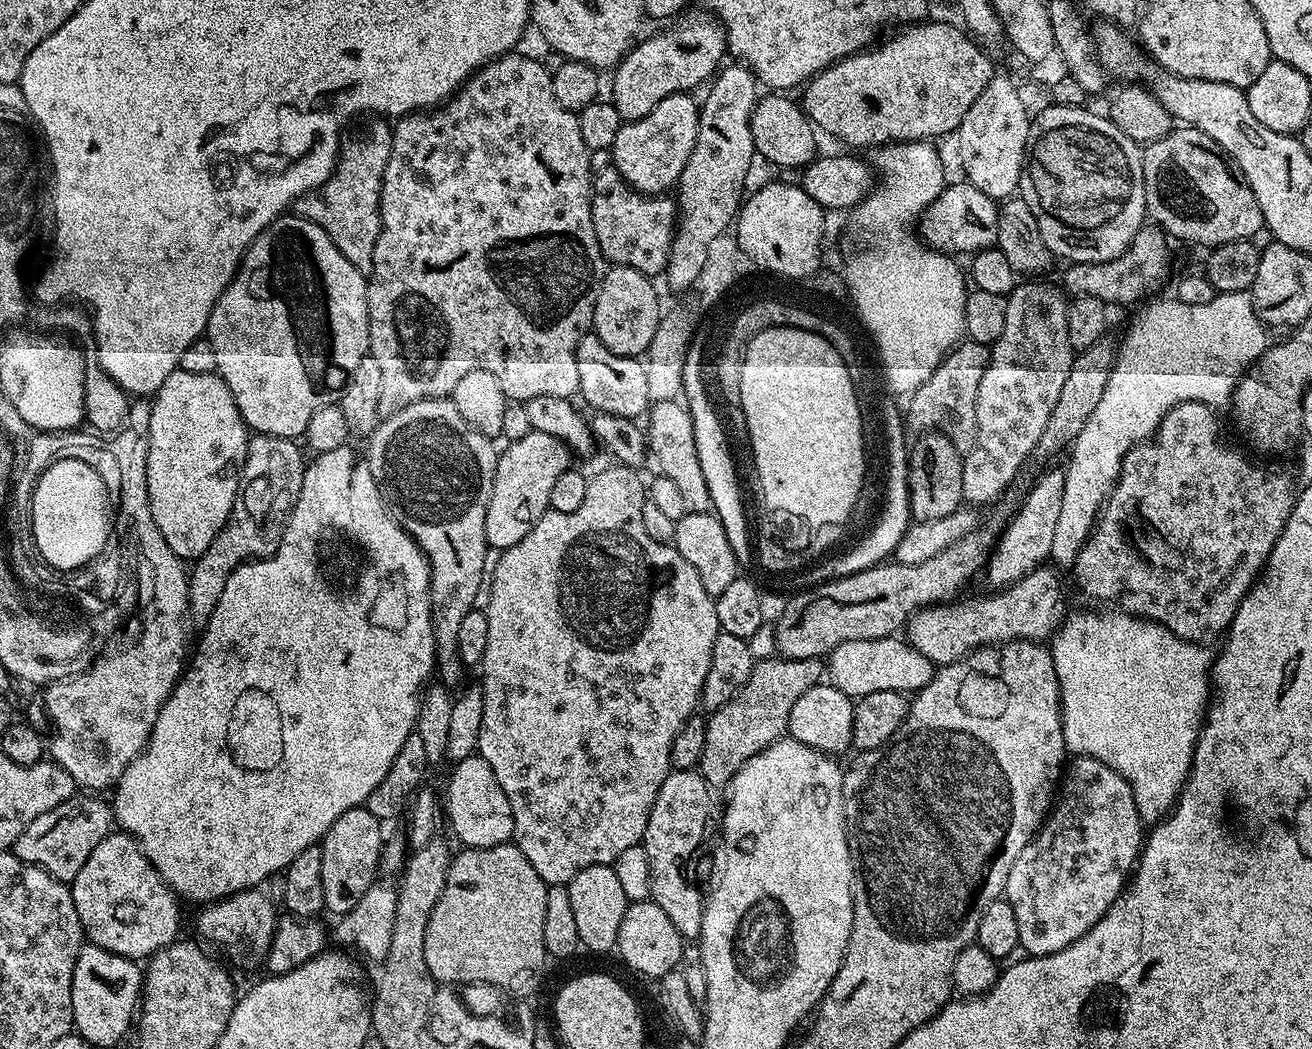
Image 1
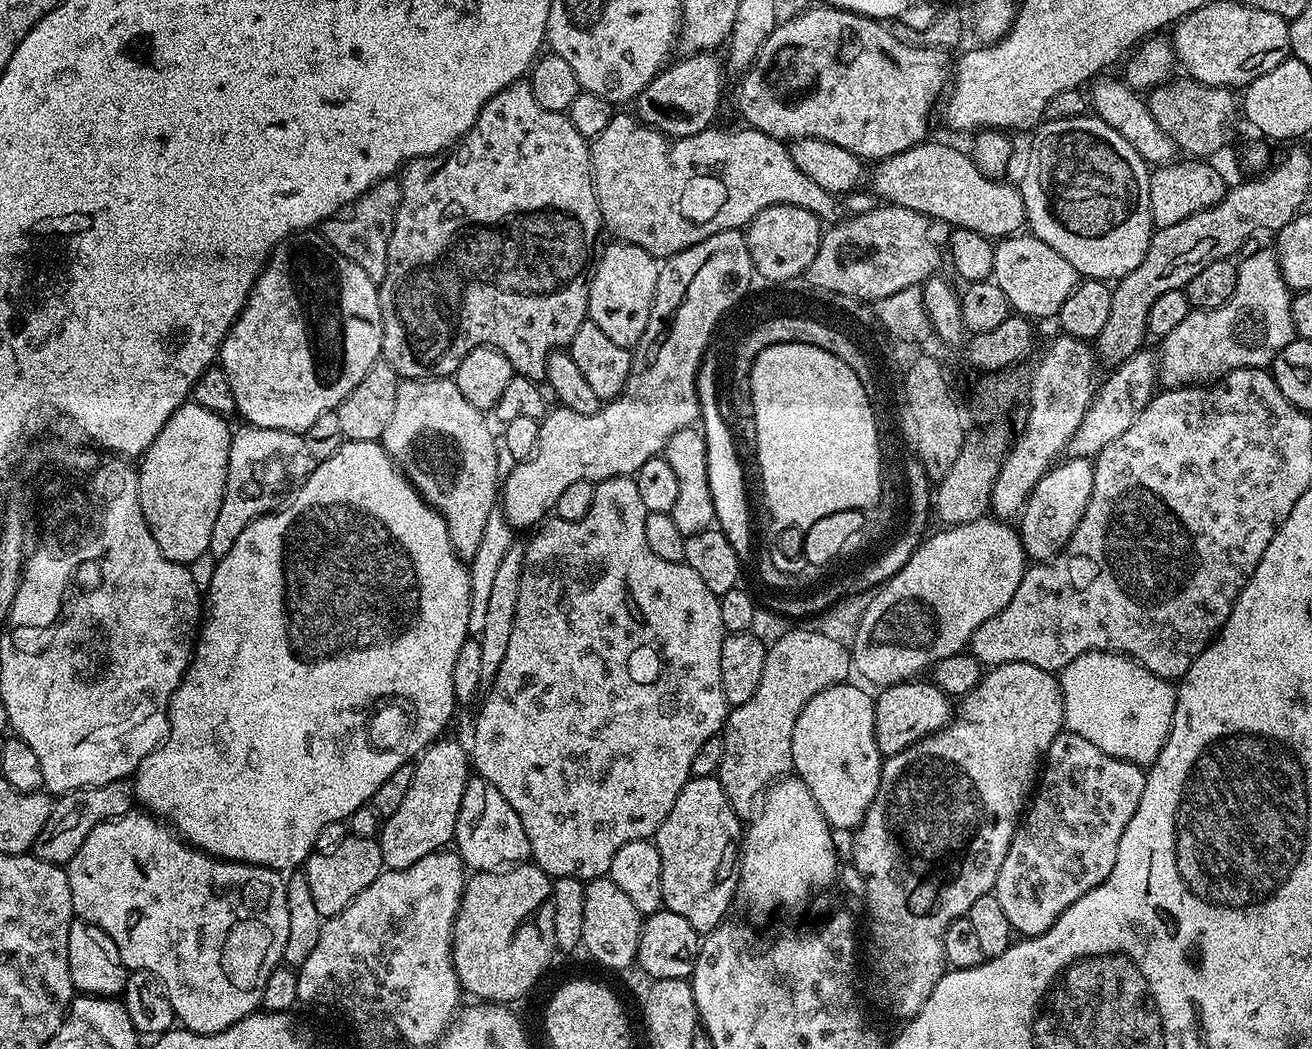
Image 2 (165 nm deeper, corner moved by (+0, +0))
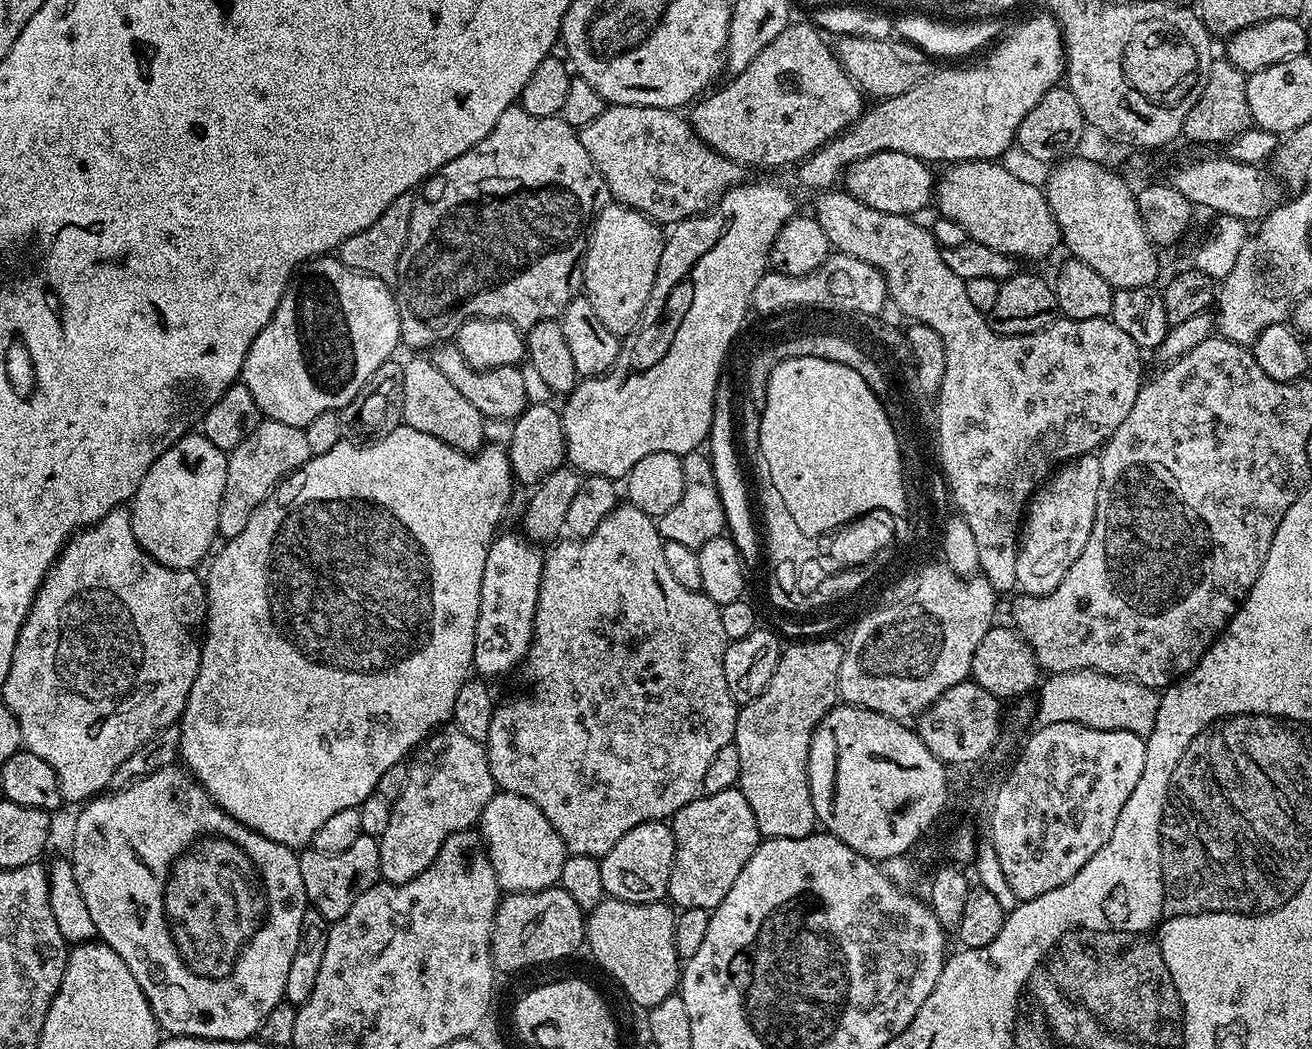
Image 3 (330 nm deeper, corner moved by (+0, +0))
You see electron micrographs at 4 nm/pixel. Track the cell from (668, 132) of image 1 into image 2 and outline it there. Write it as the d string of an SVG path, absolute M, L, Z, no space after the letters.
M698 52L682 59L676 65L665 67L634 101L635 115L665 136L677 140L698 134L717 123L716 111L720 108L726 73L721 57L719 60L712 52Z

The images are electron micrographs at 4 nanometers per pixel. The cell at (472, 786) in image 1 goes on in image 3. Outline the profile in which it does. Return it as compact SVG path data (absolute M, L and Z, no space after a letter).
M493 792L480 815L478 831L501 893L537 892L559 885L566 849L554 826L546 822L546 814L534 802L518 794Z

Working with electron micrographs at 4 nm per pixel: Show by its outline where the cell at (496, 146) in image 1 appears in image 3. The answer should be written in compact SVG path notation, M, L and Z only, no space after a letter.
M519 106L508 108L494 122L494 130L482 138L466 154L458 154L446 166L442 166L420 185L414 196L414 210L410 214L410 230L406 234L406 246L398 258L398 274L394 285L396 309L400 312L400 338L412 350L431 350L438 344L449 343L456 331L468 320L508 320L515 328L527 330L543 320L555 320L566 310L566 306L578 295L584 279L584 252L588 249L590 225L597 211L596 199L605 195L604 179L594 166L590 154L586 154L586 146L582 146L577 129L558 116L550 118L534 118L534 114L526 114Z

